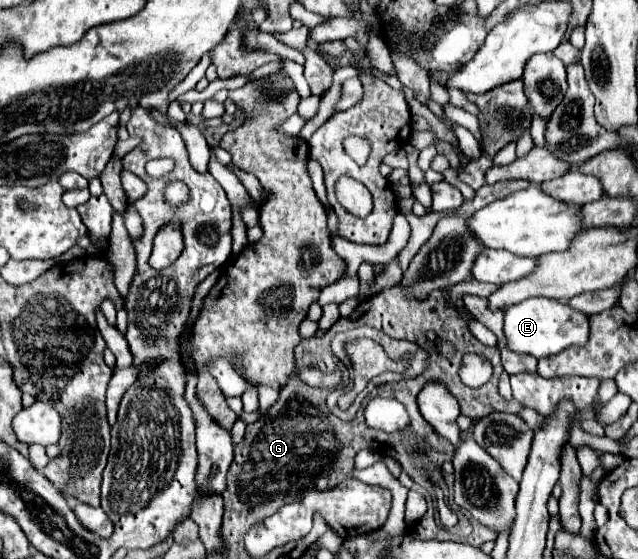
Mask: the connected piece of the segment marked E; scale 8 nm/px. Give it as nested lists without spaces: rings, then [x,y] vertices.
[[[526,299],[504,313],[504,337],[508,341],[510,351],[520,355],[532,355],[536,359],[550,357],[564,351],[570,345],[584,345],[590,335],[588,317],[580,311],[570,309],[554,299]]]

